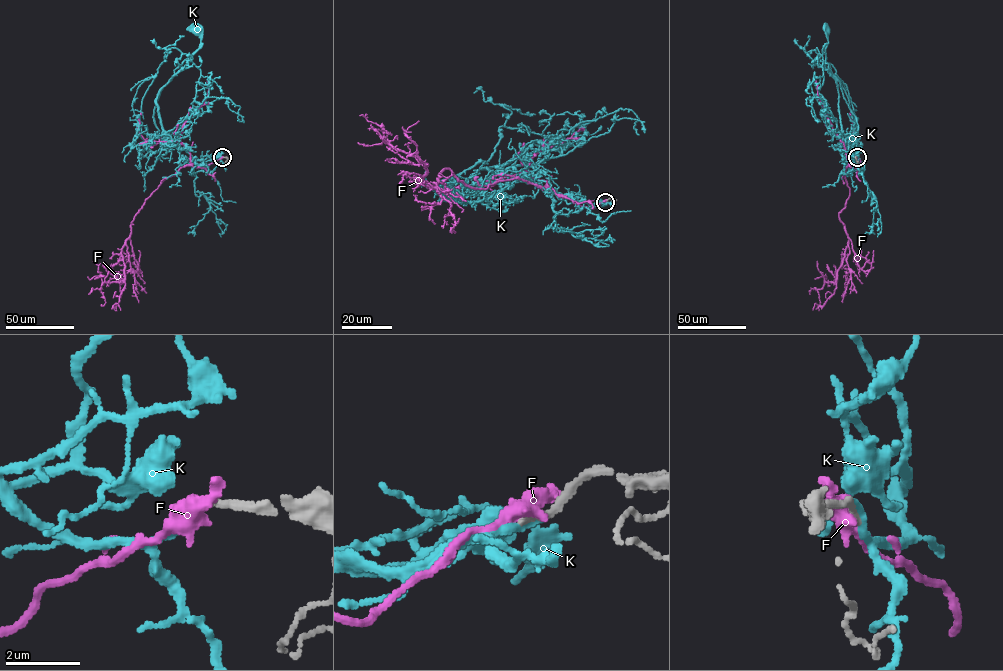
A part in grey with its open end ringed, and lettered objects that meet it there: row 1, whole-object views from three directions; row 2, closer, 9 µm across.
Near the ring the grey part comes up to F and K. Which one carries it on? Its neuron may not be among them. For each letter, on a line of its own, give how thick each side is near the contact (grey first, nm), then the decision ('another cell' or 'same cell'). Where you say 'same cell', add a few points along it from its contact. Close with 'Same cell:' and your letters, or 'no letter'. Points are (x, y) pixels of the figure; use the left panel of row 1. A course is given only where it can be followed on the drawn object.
F: 220 nm thick on the grey side, 650 nm on the other; another cell
K: 200 nm thick on the grey side, 150 nm on the other; same cell; it runs (222, 157), (195, 161), (175, 145), (163, 128), (156, 102), (157, 93), (199, 48), (200, 35), (196, 31)
Same cell: K

